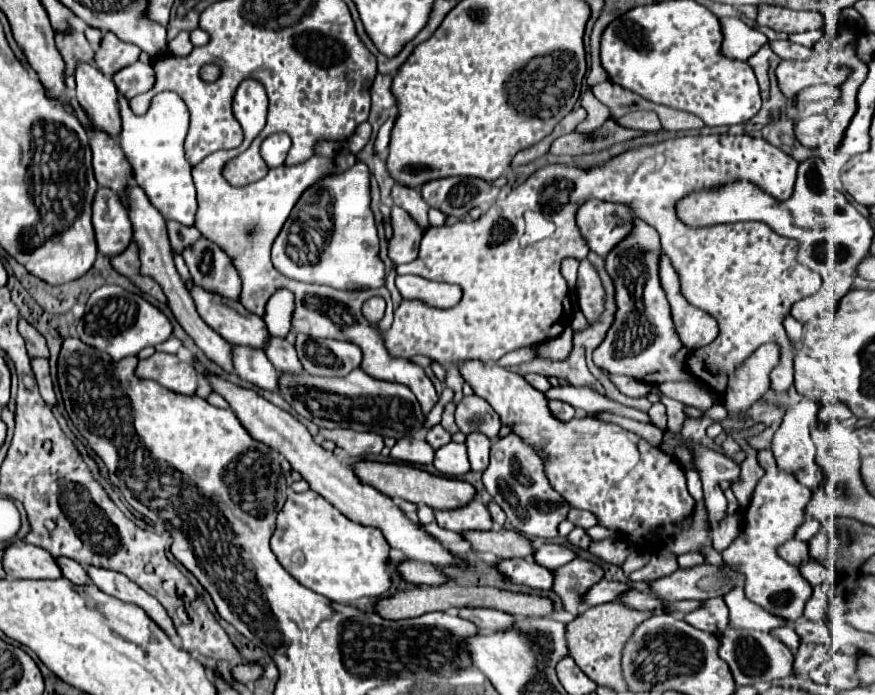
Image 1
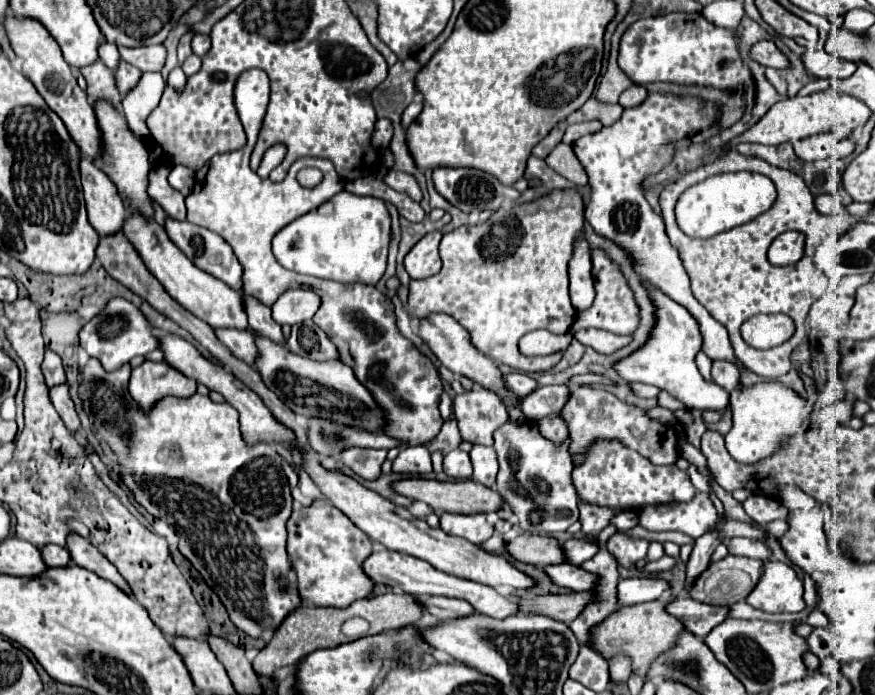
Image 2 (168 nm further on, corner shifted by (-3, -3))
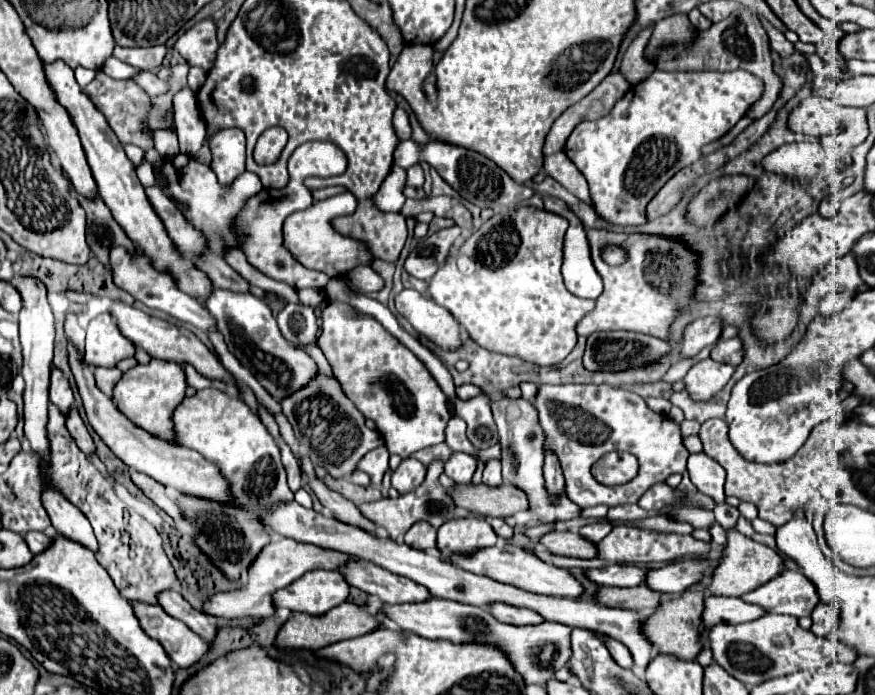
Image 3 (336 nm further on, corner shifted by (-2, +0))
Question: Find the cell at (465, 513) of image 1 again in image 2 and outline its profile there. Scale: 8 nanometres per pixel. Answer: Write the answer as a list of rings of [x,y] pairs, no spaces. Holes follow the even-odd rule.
[[[446,512],[440,516],[440,528],[450,536],[460,536],[474,544],[482,544],[494,534],[494,528],[486,522],[486,514],[464,516]]]

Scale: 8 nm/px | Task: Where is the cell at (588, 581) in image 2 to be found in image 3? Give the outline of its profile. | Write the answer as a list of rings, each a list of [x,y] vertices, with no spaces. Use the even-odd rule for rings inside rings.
[[[607,565],[601,569],[587,569],[585,575],[597,585],[611,585],[611,587],[637,587],[643,583],[643,575],[647,569],[635,565]]]

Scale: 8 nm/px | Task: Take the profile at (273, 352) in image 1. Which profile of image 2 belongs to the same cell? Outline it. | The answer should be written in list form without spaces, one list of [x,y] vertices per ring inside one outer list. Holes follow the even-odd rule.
[[[240,290],[240,296],[244,296],[244,310],[248,314],[250,328],[254,328],[258,334],[268,336],[270,340],[274,340],[278,344],[284,344],[282,330],[272,318],[272,308],[264,306],[262,302],[256,302],[256,298],[248,298],[248,294],[244,294],[244,290]]]

